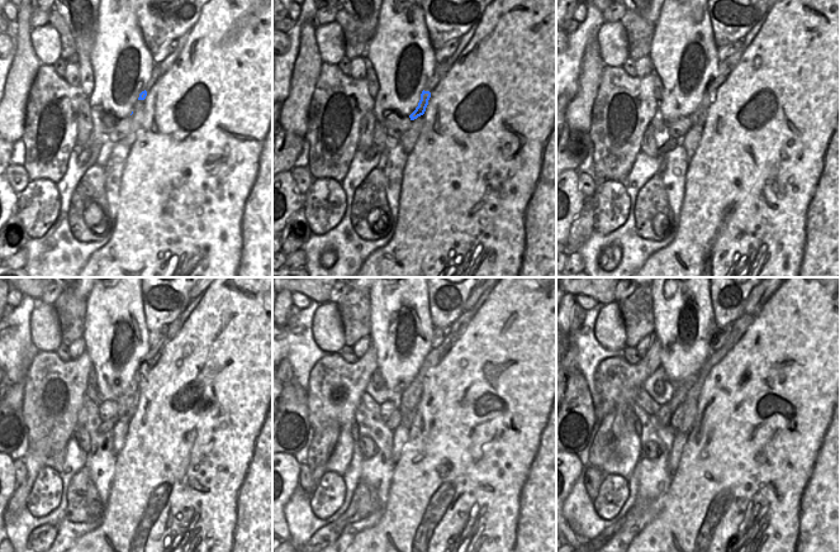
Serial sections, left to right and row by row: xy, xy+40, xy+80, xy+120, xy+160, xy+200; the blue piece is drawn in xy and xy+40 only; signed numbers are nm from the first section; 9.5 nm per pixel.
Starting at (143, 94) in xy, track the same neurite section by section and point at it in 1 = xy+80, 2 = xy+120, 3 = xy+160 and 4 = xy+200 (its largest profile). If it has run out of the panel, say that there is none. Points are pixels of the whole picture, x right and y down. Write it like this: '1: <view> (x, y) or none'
1: xy+80 (698, 117)
2: xy+120 (127, 404)
3: xy+160 (411, 398)
4: xy+200 (692, 398)

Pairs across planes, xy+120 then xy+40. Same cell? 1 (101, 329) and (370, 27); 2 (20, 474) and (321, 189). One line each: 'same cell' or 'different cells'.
1: different cells
2: different cells

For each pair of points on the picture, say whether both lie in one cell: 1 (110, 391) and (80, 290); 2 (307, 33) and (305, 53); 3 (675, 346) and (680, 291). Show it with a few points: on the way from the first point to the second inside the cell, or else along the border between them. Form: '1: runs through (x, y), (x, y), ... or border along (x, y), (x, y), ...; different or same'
1: border along (91, 290), (86, 299); different
2: runs through (307, 38), (307, 48); same
3: runs through (677, 332), (680, 305); same

